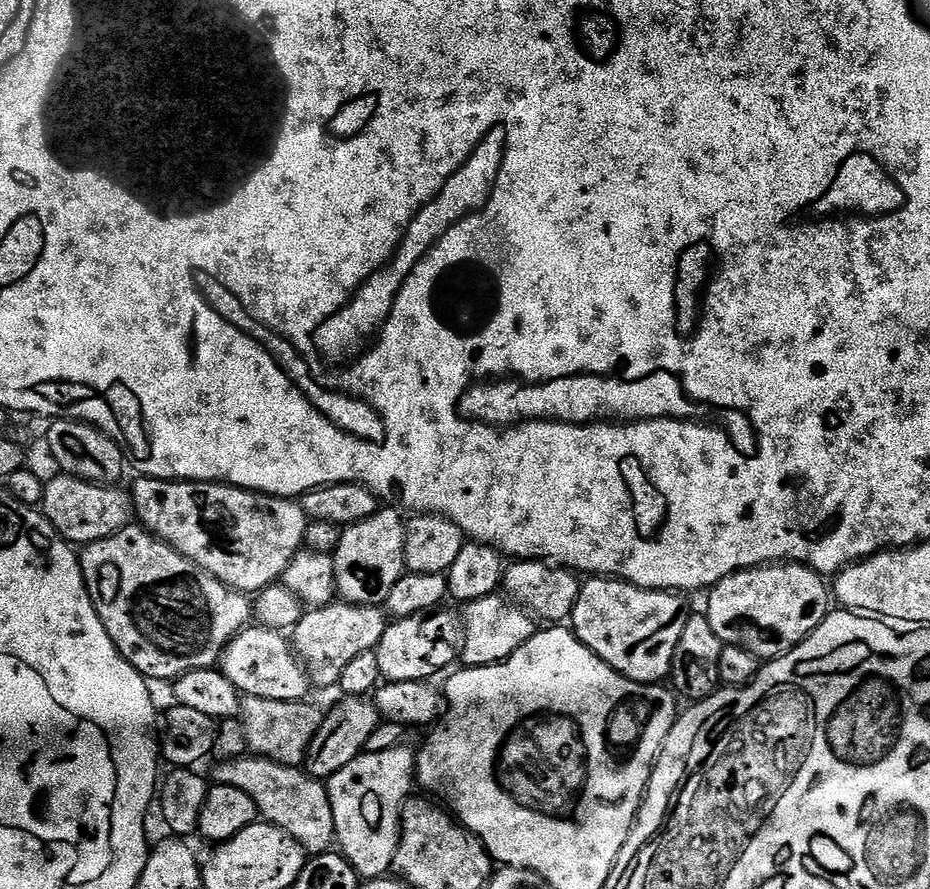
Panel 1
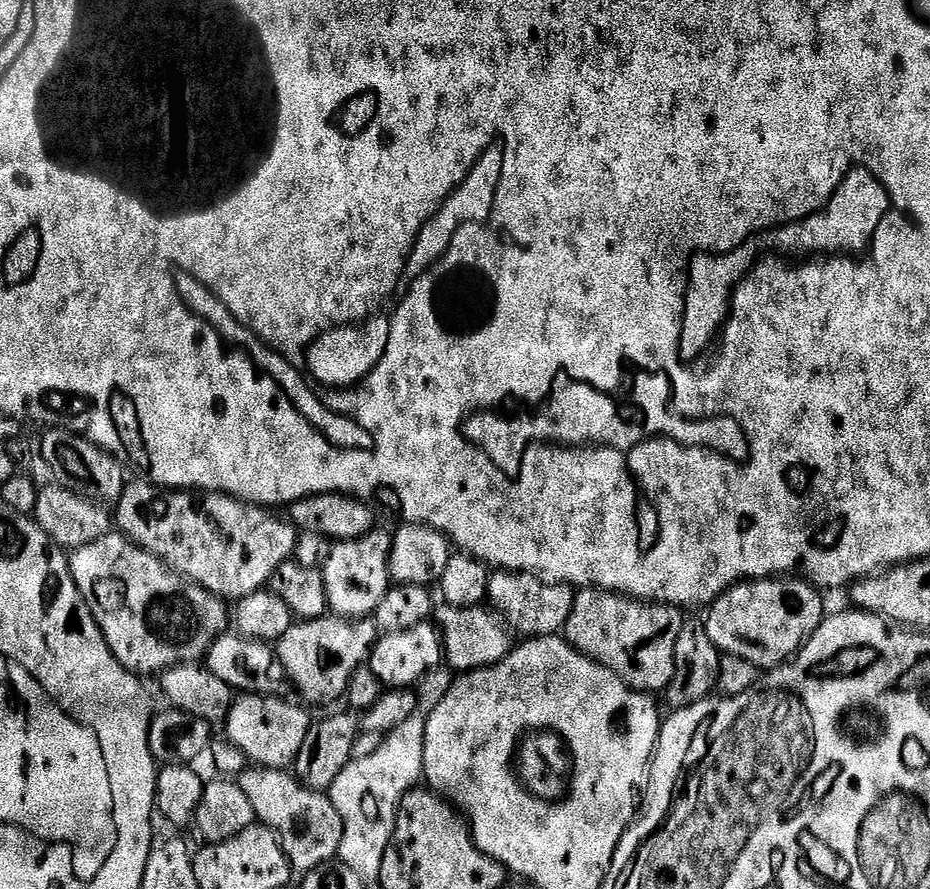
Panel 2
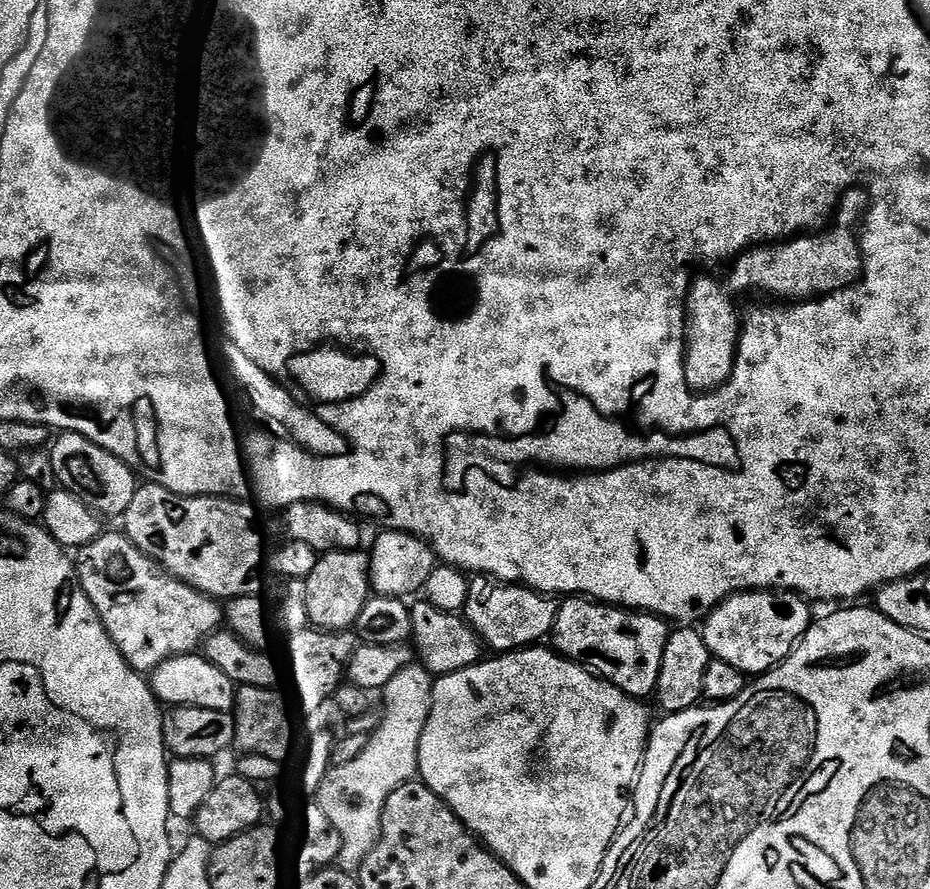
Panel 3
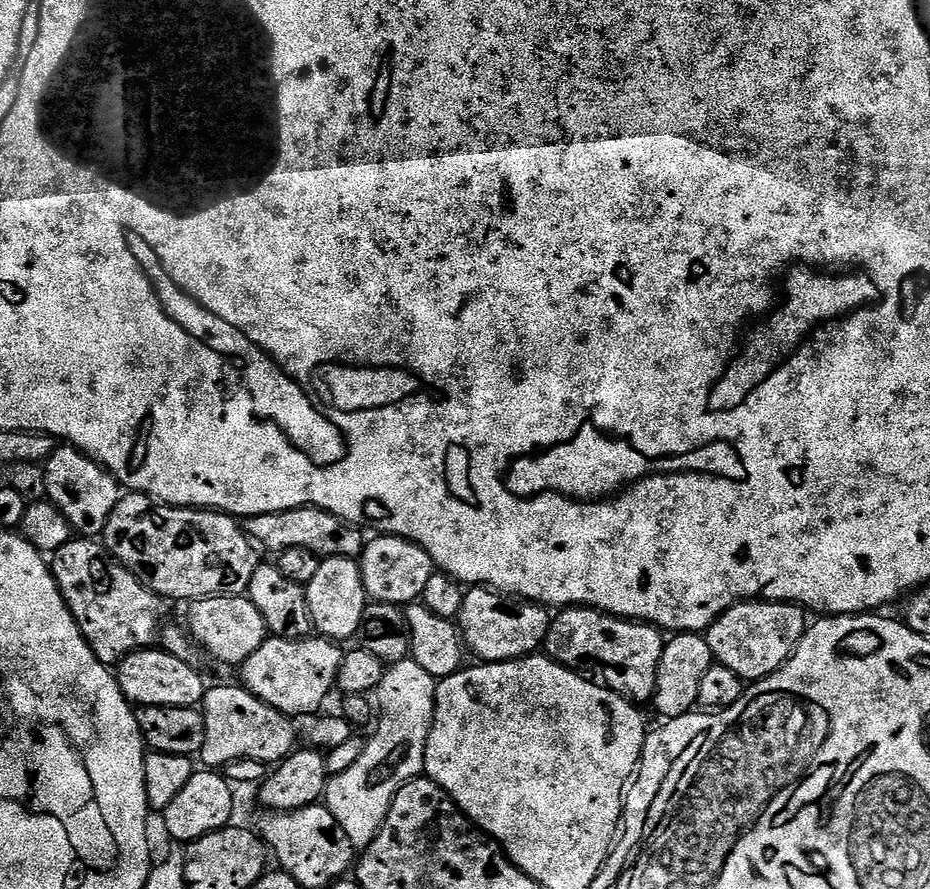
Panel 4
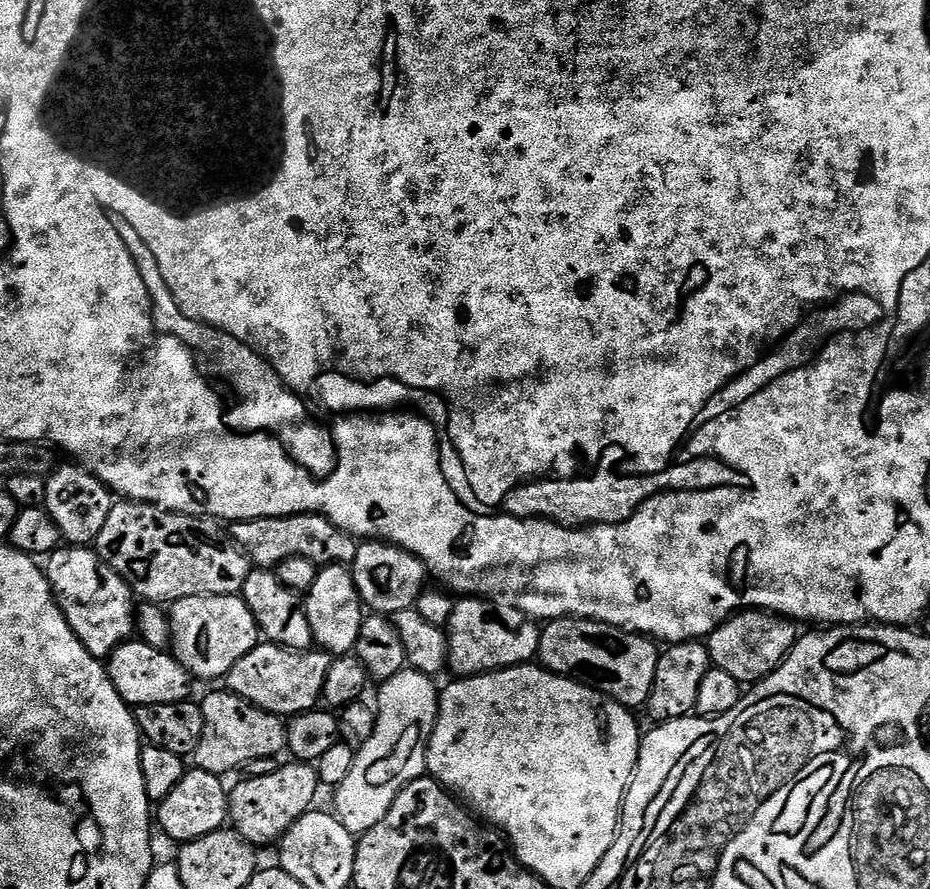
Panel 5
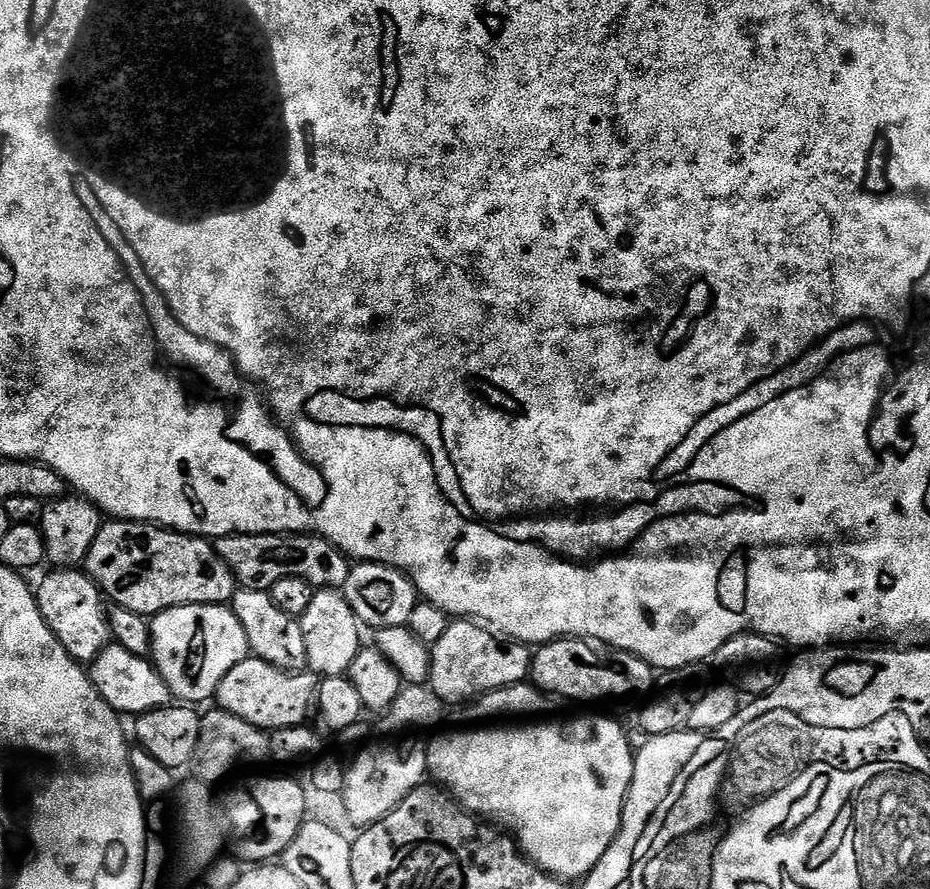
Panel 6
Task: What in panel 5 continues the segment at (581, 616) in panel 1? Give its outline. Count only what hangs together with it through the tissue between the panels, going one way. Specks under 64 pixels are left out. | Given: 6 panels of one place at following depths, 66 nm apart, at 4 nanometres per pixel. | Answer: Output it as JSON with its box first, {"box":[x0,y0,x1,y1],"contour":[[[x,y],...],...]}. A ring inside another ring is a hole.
{"box":[538,618,661,710],"contour":[[[565,618],[550,620],[543,625],[538,660],[549,672],[589,684],[604,696],[639,710],[647,705],[656,669],[660,667],[661,653],[656,652],[656,648],[657,641],[639,632],[626,632],[623,628],[612,628],[597,620]]]}

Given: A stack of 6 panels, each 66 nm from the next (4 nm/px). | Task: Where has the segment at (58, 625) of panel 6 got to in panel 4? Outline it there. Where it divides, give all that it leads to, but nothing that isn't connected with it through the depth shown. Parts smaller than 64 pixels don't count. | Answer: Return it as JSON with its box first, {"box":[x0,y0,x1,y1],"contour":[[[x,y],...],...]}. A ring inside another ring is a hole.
{"box":[50,538,165,665],"contour":[[[73,538],[54,553],[50,567],[86,642],[103,664],[115,665],[128,653],[157,643],[165,619],[165,601],[149,592],[125,564],[119,564],[103,543],[92,538]]]}

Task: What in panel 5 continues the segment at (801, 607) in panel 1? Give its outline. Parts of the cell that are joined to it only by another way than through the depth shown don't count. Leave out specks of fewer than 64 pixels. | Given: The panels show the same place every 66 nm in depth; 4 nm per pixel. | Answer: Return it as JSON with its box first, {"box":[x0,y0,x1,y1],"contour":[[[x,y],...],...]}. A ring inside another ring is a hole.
{"box":[707,610,798,686],"contour":[[[741,610],[728,617],[707,637],[707,655],[711,663],[726,670],[741,685],[751,686],[769,676],[788,657],[798,639],[797,625],[793,621],[763,610]]]}

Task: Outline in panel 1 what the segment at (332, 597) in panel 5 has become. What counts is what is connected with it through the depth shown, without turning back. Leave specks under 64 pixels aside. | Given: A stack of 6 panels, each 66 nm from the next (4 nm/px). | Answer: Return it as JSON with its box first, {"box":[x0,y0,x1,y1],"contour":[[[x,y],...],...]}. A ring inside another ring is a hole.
{"box":[334,506,408,605],"contour":[[[392,506],[381,507],[379,512],[375,512],[362,523],[347,525],[341,531],[334,555],[336,591],[343,603],[383,605],[390,598],[390,590],[394,590],[394,582],[406,575],[404,555],[408,525],[405,517],[400,517],[396,511]]]}

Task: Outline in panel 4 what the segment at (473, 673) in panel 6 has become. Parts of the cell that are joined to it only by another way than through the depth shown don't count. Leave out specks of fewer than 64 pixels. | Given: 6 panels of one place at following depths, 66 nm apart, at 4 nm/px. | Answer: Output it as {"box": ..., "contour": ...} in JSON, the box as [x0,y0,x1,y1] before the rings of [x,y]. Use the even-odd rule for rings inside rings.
{"box":[458,586,553,664],"contour":[[[472,586],[464,593],[462,610],[458,617],[458,627],[469,653],[477,657],[477,661],[485,664],[501,664],[503,660],[521,660],[523,656],[539,653],[544,646],[544,639],[552,625],[553,613],[545,605],[531,600],[513,598],[508,594],[501,594],[487,586]]]}

